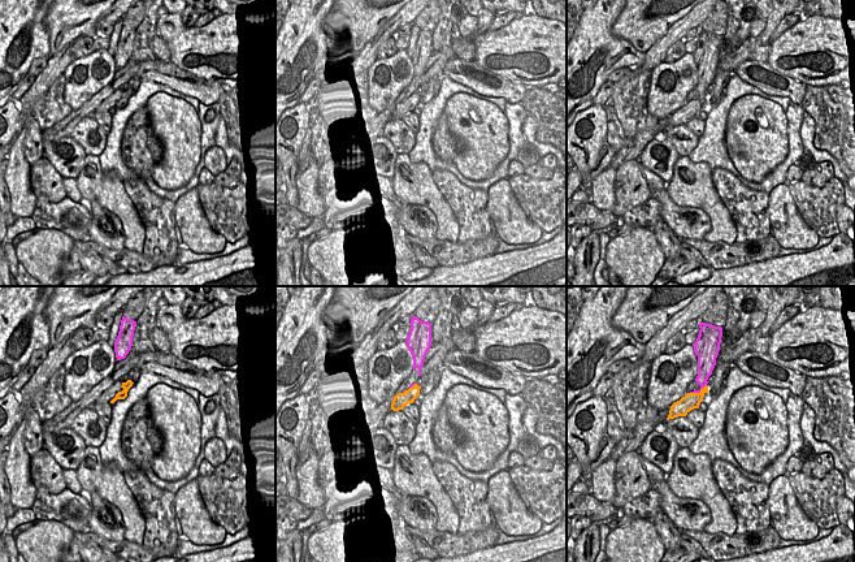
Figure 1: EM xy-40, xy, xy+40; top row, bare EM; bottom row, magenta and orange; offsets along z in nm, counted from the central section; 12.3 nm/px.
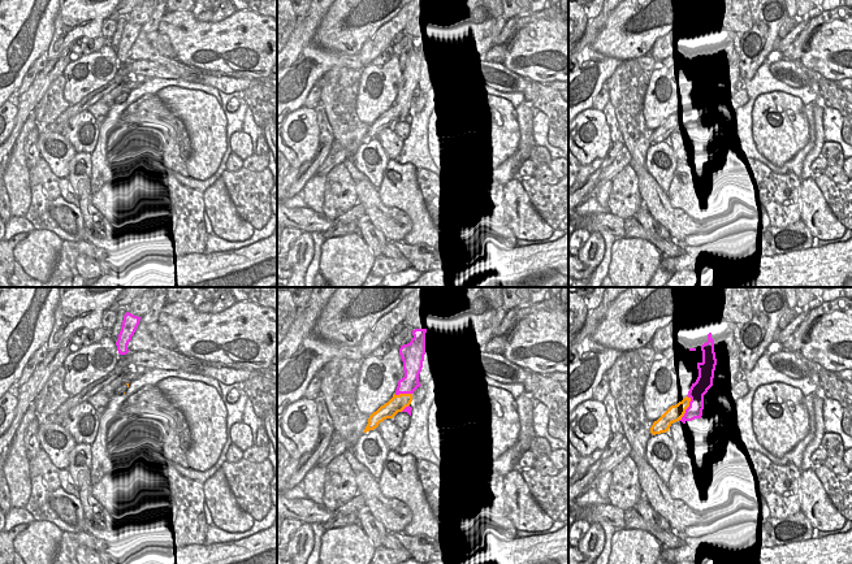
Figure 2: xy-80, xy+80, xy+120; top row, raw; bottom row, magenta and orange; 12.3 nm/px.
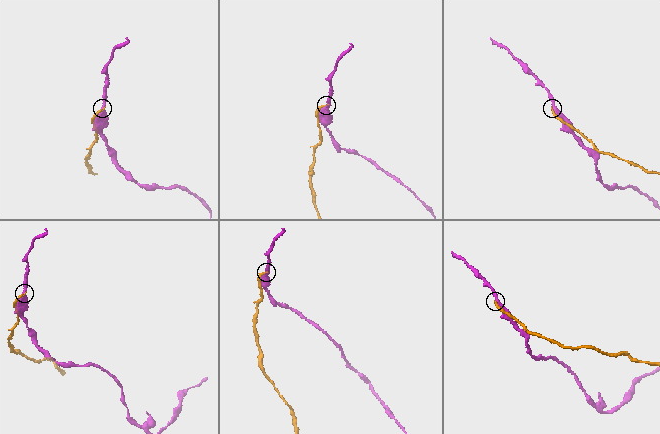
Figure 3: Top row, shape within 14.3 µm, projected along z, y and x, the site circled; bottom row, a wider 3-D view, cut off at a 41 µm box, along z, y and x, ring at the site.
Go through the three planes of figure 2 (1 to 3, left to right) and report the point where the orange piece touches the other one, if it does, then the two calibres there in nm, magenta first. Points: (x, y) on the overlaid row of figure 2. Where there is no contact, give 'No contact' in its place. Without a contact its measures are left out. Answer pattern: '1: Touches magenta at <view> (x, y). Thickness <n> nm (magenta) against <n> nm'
1: No contact
2: Touches magenta at xy+80 (402, 393). Thickness 220 nm (magenta) against 200 nm
3: Touches magenta at xy+120 (687, 408). Thickness 200 nm (magenta) against 200 nm

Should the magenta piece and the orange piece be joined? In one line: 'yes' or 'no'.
no

